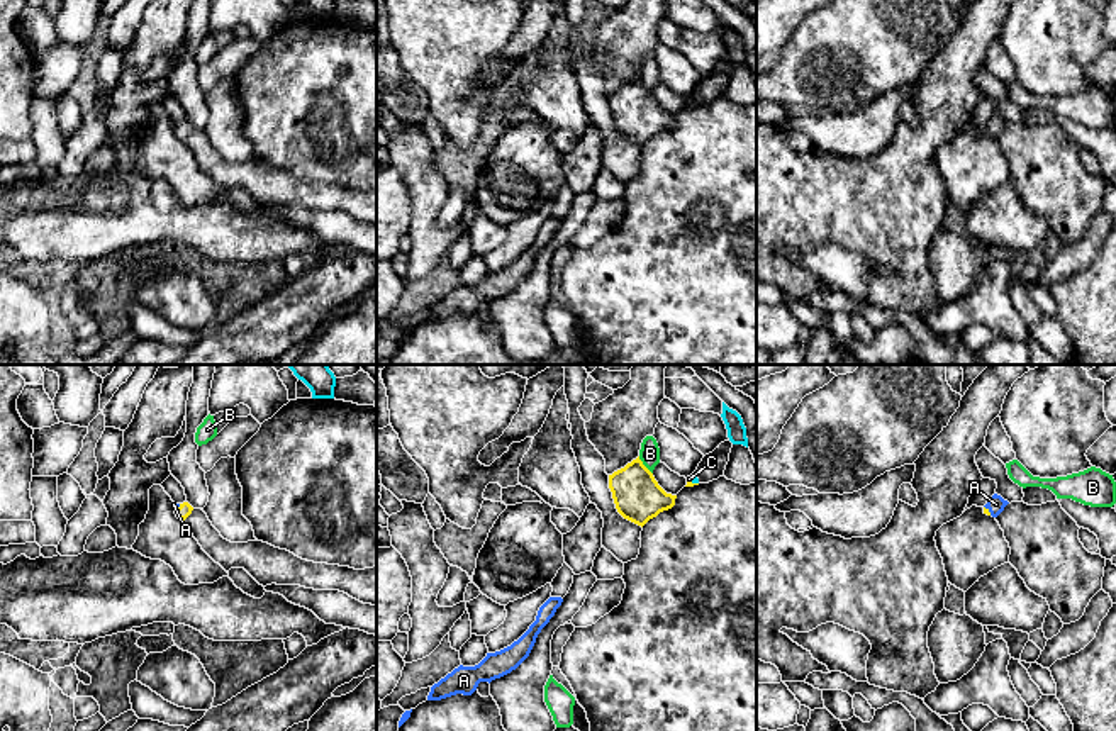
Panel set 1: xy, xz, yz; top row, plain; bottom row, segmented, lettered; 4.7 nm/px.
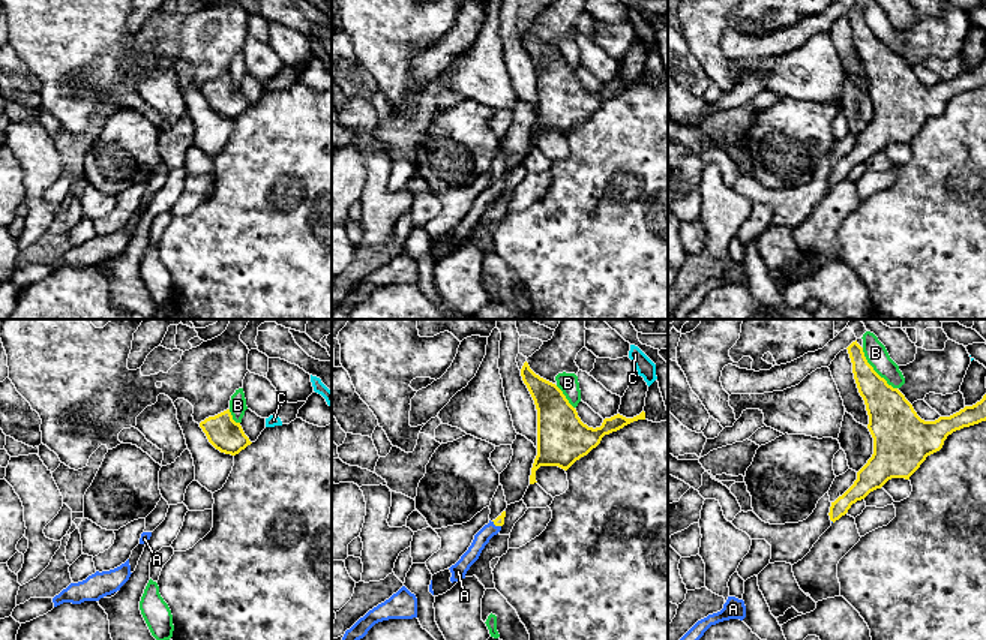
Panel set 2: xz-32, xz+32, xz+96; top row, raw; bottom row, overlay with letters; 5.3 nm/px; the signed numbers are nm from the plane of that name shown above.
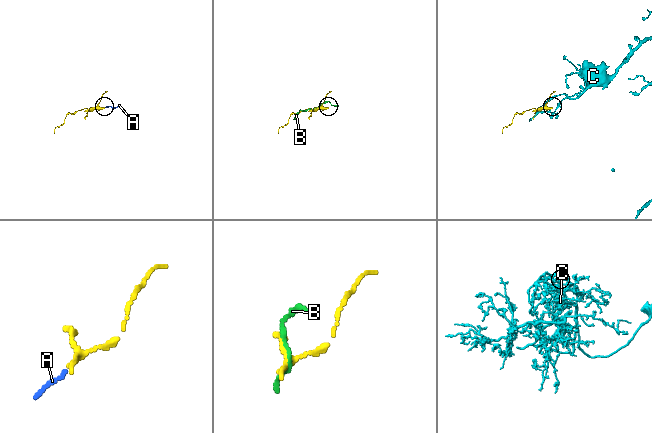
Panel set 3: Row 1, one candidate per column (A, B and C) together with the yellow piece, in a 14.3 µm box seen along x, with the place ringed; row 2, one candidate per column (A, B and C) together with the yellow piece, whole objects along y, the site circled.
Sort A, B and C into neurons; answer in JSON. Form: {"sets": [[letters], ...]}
{"sets": [["A"], ["B"], ["C"]]}

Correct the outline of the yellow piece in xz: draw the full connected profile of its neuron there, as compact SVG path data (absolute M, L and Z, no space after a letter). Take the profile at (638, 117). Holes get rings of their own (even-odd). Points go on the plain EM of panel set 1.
M639 76L609 95L609 109L617 132L641 148L660 132L672 129L677 119L658 105Z

